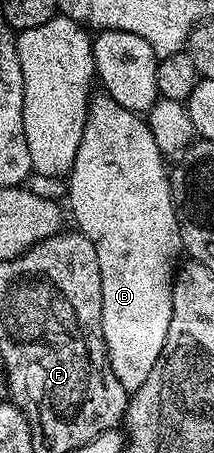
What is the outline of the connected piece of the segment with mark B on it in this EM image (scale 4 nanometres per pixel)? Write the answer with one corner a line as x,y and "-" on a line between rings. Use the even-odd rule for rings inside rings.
99,93
87,104
87,120
85,121
85,133
81,133
81,145
77,145
77,157
71,166
71,174
67,179
66,202
71,203
69,215
75,218
74,226
82,231
89,241
95,244
97,249
97,265
101,265
101,329
103,340
107,346
107,360
113,369
113,377
121,381
121,385
129,393
134,393
145,385
149,373
153,373
153,365
157,365
157,357
161,357
161,349
165,349
165,337
169,337
169,321
173,317
173,285
175,284
175,272
180,266
183,242
179,236
179,222
175,216
175,198
171,196
171,180
169,167
165,162
163,150
153,141
151,124
142,114
125,109
117,105
106,93

